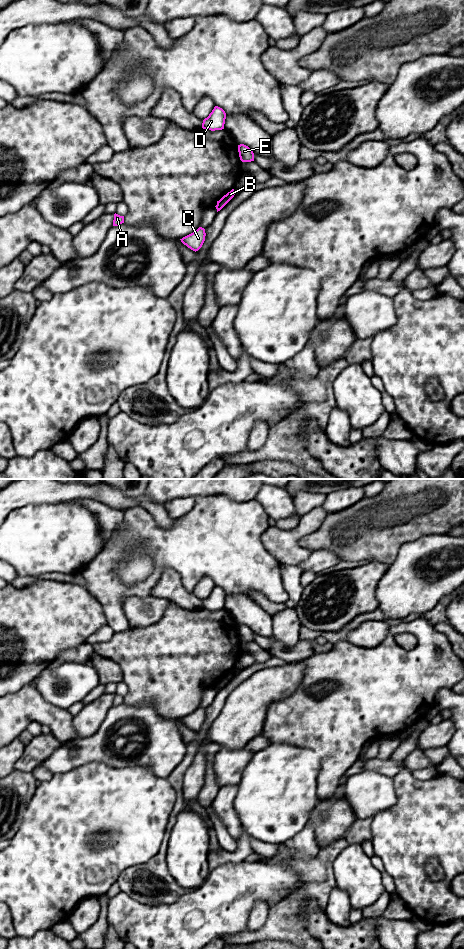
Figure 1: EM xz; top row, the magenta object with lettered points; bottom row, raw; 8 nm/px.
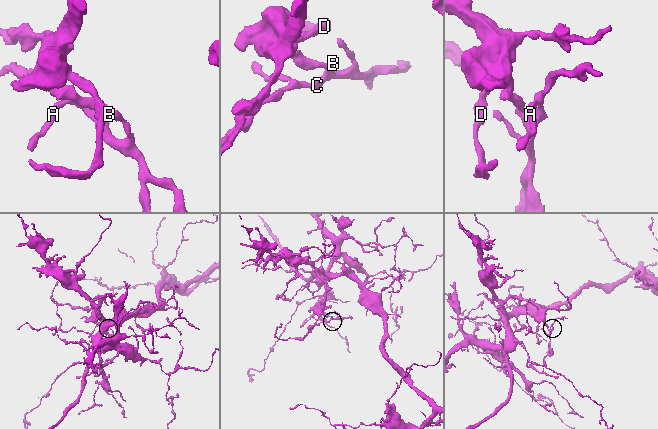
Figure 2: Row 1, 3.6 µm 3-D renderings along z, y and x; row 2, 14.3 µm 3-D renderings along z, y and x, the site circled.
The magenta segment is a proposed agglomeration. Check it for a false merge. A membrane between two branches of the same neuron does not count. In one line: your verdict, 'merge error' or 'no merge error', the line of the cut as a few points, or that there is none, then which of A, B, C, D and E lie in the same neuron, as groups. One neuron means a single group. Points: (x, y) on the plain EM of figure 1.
merge error; cut in xz along (225, 684), (217, 685); A C E / B D

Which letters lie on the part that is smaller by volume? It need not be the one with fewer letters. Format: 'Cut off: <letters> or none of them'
Cut off: A, C, E

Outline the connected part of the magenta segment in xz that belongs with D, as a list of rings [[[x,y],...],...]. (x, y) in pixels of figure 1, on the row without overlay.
[[[215,586],[209,596],[203,600],[202,608],[211,611],[222,610],[224,609],[225,599],[225,591]]]

